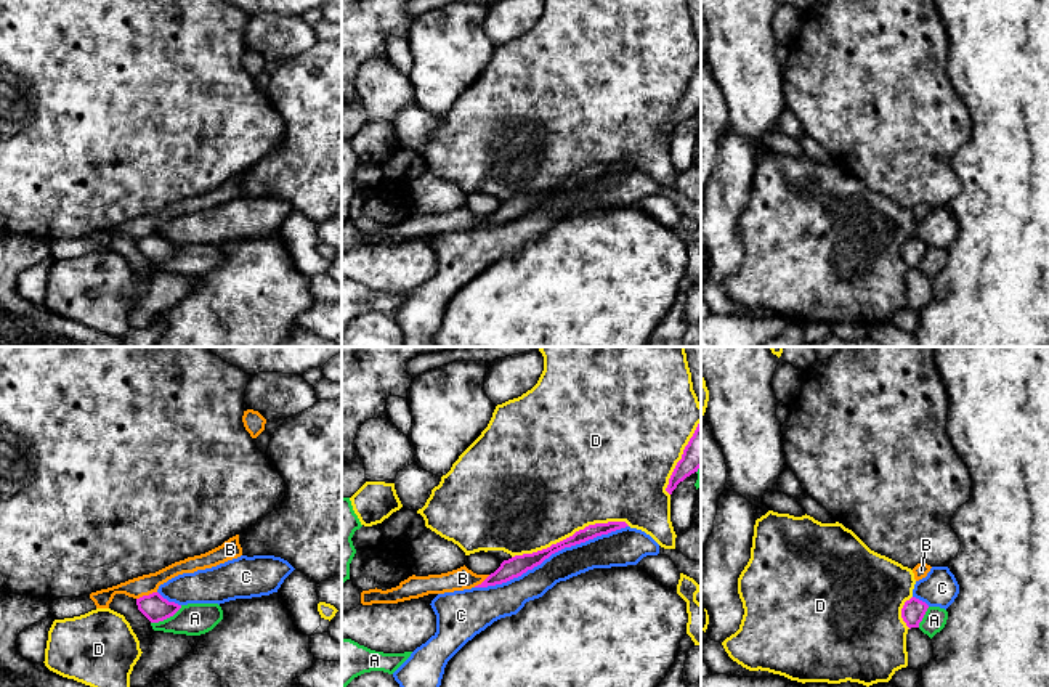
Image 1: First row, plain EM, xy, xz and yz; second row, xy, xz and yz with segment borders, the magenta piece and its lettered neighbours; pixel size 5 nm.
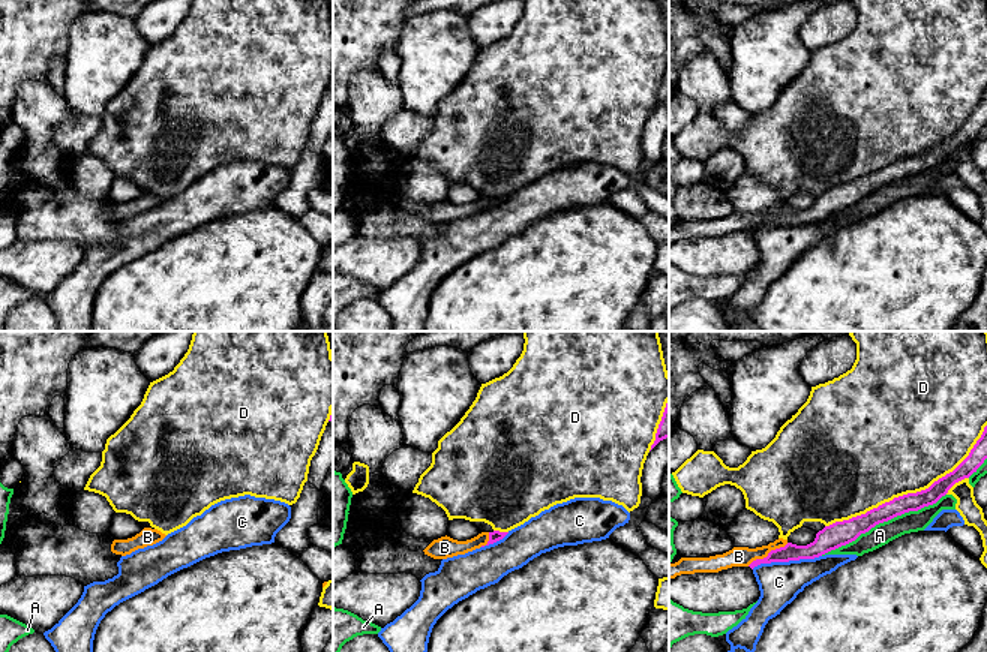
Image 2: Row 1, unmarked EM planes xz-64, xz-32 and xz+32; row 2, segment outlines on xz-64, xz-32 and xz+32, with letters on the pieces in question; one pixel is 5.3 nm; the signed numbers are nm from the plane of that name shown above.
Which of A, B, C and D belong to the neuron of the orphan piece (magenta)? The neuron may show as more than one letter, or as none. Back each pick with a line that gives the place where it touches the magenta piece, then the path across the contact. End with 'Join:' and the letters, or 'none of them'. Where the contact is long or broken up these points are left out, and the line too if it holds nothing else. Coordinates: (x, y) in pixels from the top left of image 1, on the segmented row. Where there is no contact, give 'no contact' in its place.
C: contact xz (550, 554)
Join: C

